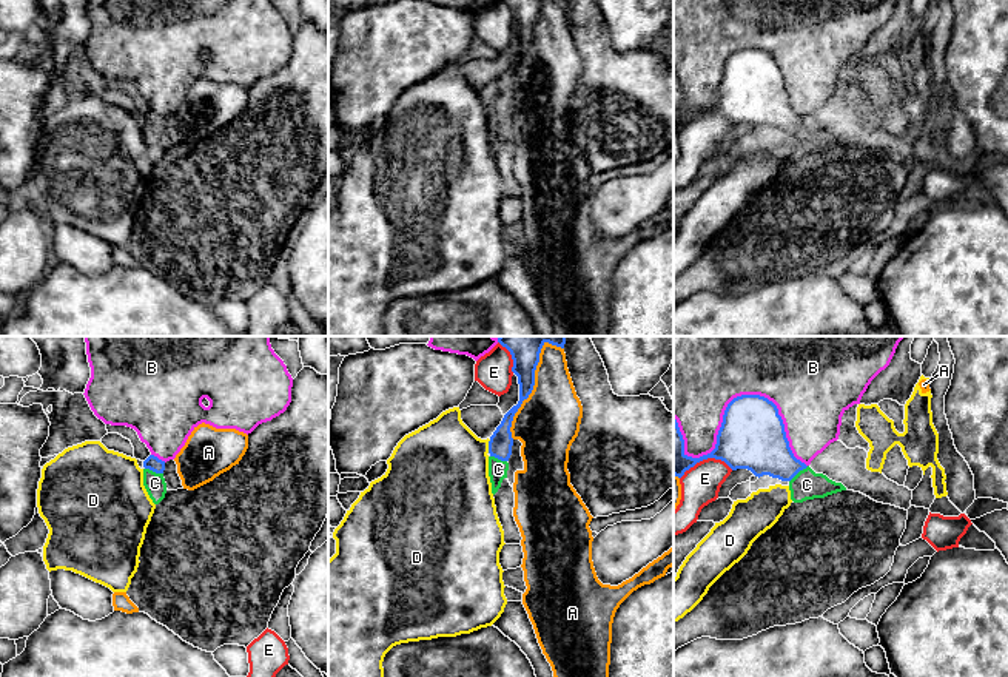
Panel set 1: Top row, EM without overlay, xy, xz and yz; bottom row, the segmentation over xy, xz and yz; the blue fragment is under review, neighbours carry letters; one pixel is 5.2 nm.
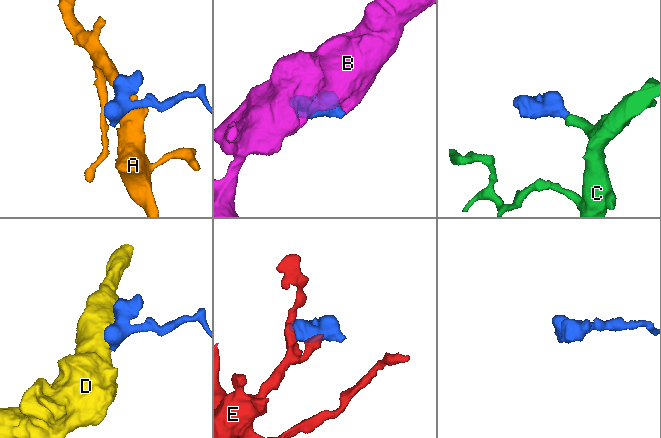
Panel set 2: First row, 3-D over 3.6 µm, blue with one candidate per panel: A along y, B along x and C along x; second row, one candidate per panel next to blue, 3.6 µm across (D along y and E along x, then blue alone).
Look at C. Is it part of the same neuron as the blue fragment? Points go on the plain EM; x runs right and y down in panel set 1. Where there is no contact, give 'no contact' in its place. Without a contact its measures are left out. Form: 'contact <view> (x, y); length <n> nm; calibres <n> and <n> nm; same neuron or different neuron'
contact yz (799, 125); length 130 nm; calibres 280 and 160 nm; same neuron

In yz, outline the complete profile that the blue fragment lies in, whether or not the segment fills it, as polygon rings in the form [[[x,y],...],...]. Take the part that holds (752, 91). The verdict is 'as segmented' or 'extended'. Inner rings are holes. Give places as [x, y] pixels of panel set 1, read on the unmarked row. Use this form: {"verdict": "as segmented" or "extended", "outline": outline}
{"verdict": "extended", "outline": [[[741,49],[727,59],[715,103],[700,113],[684,108],[684,94],[674,72],[674,130],[681,133],[707,113],[721,114],[732,125],[748,123],[758,133],[769,130],[788,136],[794,157],[846,145],[794,111],[777,60],[760,49]]]}

